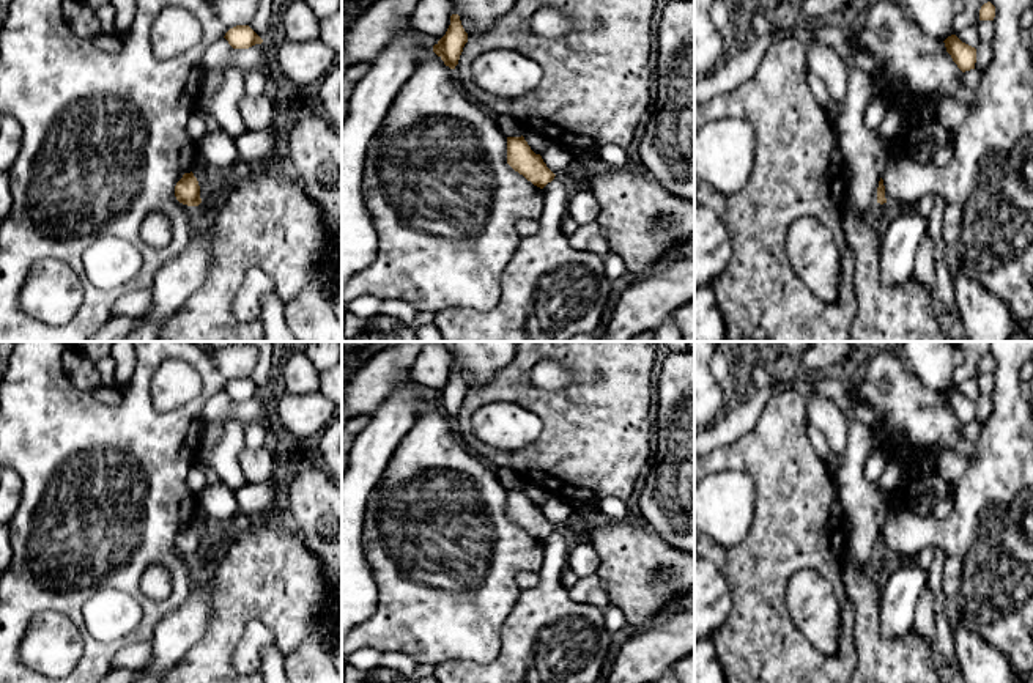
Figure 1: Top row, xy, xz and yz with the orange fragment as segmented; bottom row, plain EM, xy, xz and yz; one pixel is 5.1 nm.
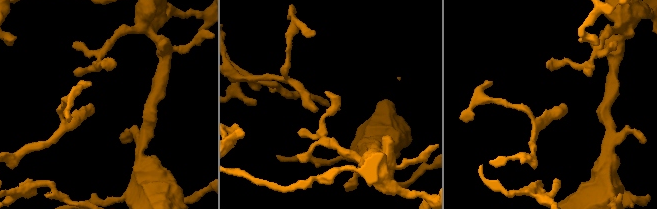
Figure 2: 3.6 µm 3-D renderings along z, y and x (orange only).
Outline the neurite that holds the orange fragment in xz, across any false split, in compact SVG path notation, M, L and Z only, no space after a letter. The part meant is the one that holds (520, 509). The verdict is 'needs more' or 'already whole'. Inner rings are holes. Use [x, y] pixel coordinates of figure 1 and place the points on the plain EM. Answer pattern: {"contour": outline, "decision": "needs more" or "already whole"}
{"contour": "M507 489L507 516L534 538L543 541L554 532L540 507L535 507L524 489Z", "decision": "already whole"}

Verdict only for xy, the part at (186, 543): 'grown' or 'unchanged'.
unchanged

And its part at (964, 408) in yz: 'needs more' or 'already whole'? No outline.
already whole

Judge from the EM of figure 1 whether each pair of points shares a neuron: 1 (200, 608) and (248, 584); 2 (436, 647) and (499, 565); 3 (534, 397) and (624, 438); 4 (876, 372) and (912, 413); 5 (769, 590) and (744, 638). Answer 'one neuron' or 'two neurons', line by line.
1: two neurons
2: one neuron
3: one neuron
4: one neuron
5: one neuron

